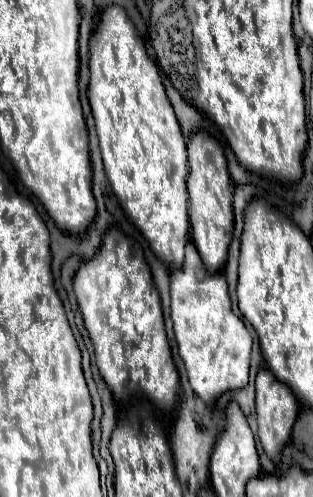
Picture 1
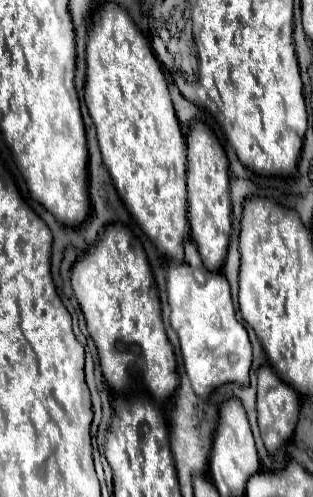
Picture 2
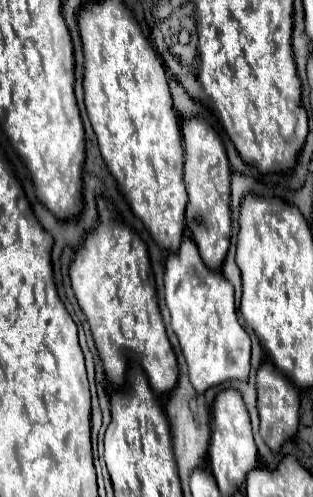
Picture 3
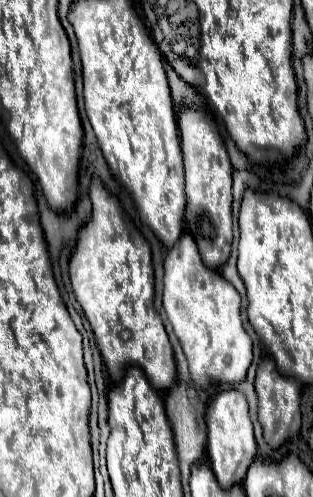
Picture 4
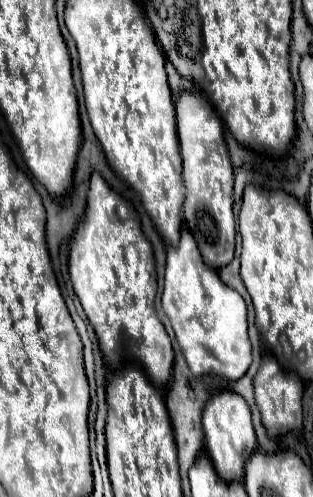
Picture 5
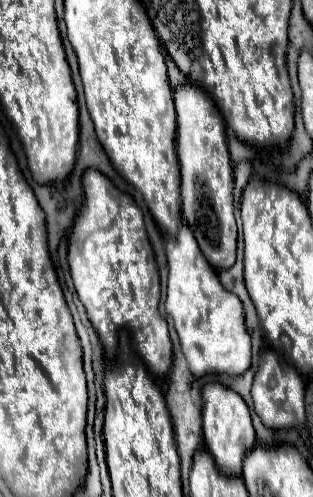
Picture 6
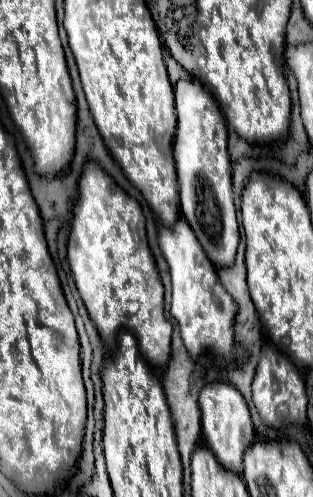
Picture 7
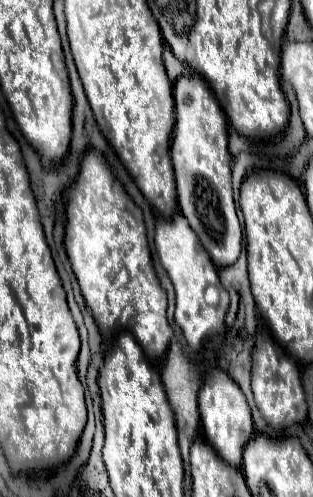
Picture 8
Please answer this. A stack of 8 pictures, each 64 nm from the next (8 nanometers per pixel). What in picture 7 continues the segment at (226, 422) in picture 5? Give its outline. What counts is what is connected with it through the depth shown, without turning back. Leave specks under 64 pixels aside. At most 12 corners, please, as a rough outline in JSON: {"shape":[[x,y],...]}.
{"shape":[[230,382],[200,392],[202,434],[224,468],[242,474],[256,440]]}

